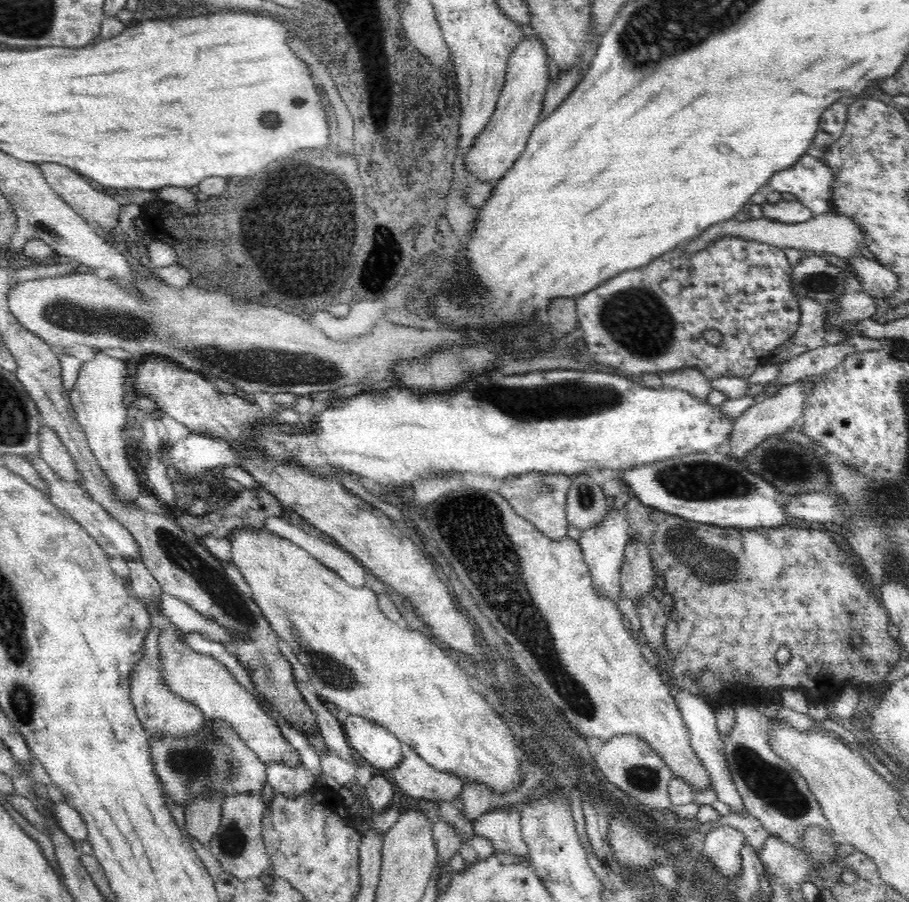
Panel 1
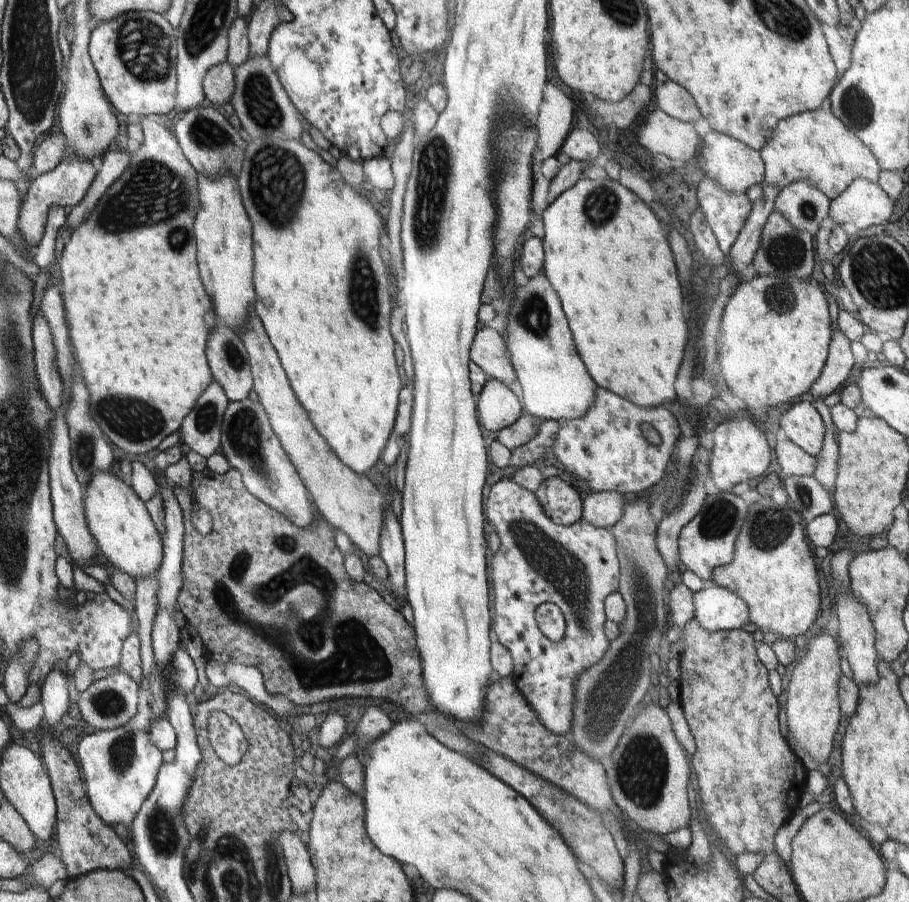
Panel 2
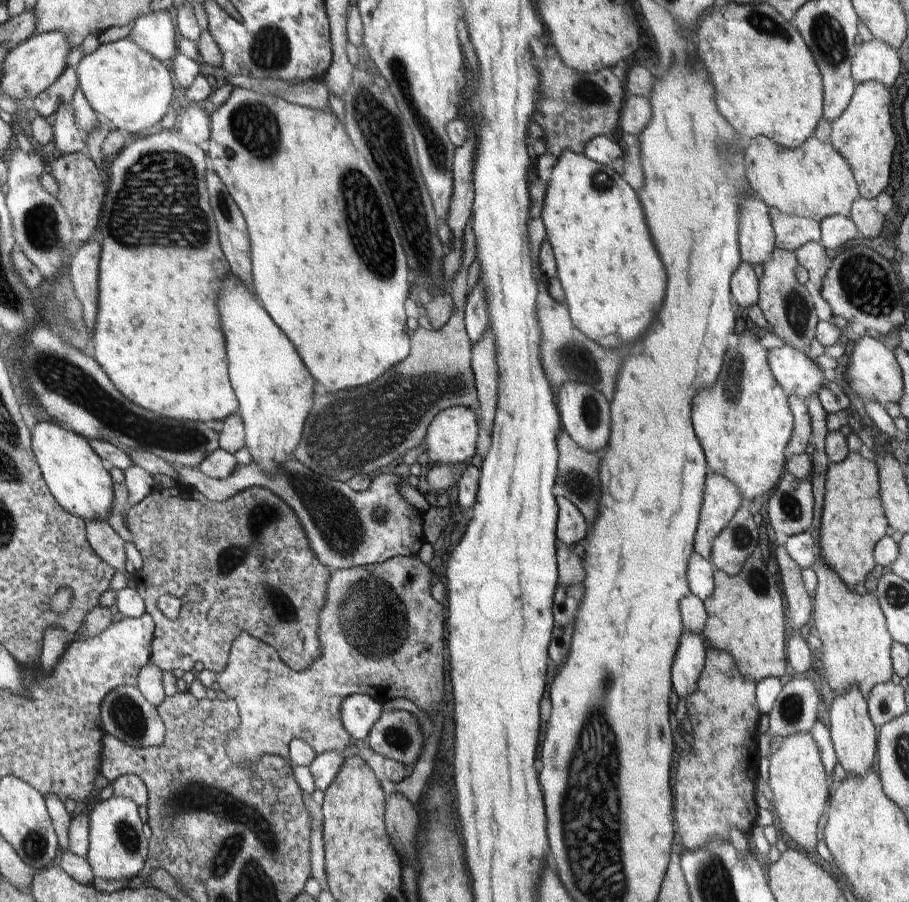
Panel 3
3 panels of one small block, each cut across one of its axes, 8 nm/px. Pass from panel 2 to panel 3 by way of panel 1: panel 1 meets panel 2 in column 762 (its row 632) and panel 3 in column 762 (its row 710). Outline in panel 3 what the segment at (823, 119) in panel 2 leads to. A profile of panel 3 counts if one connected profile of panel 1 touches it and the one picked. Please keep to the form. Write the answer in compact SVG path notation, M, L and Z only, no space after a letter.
M755 136L743 148L743 168L745 180L757 198L773 210L779 210L787 216L811 218L821 222L829 216L851 216L851 204L859 198L853 172L845 158L833 150L827 142L819 142L815 136L809 136L797 148L787 150L765 136Z

